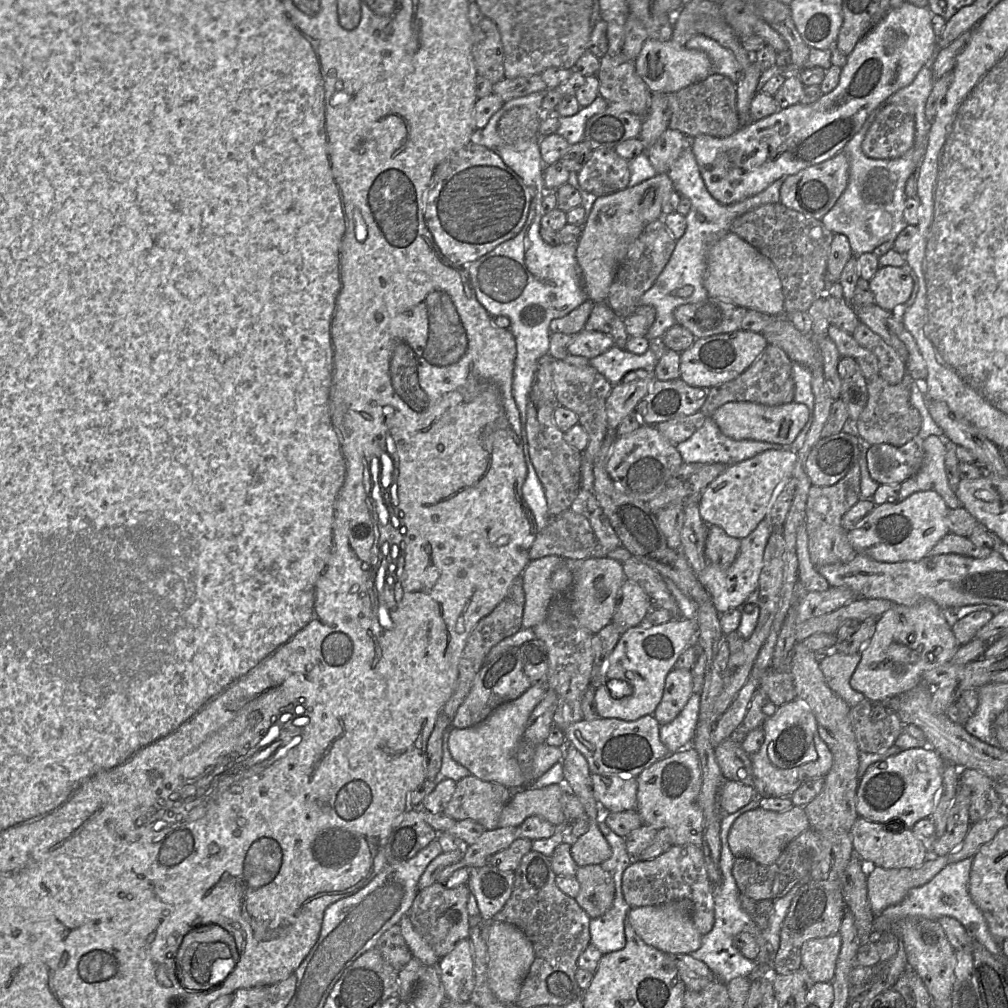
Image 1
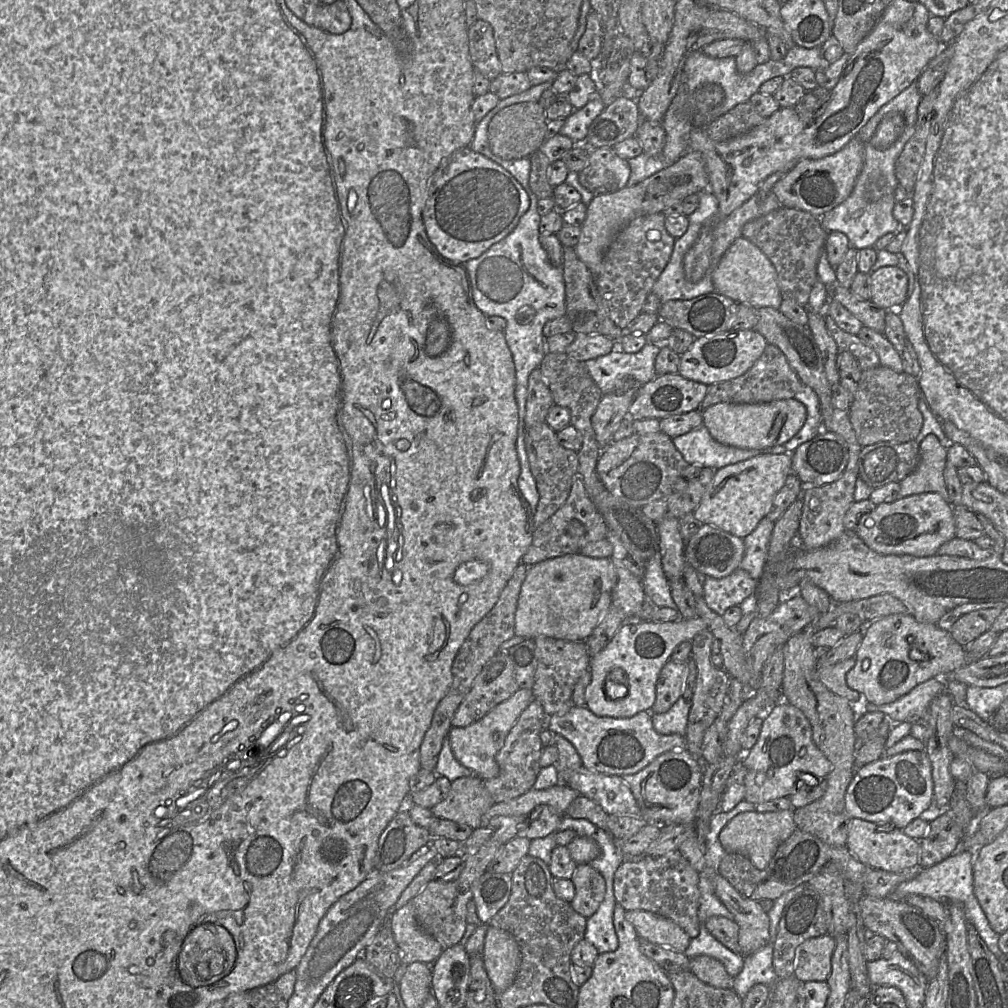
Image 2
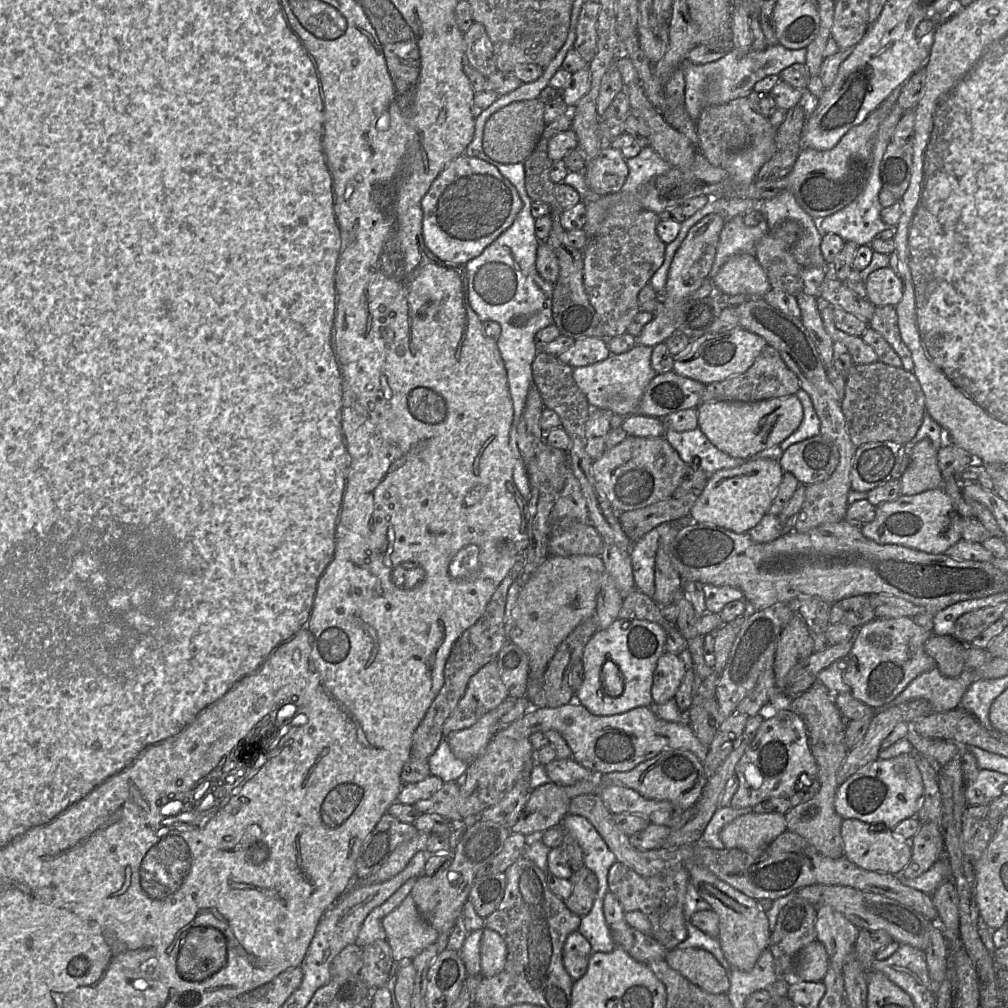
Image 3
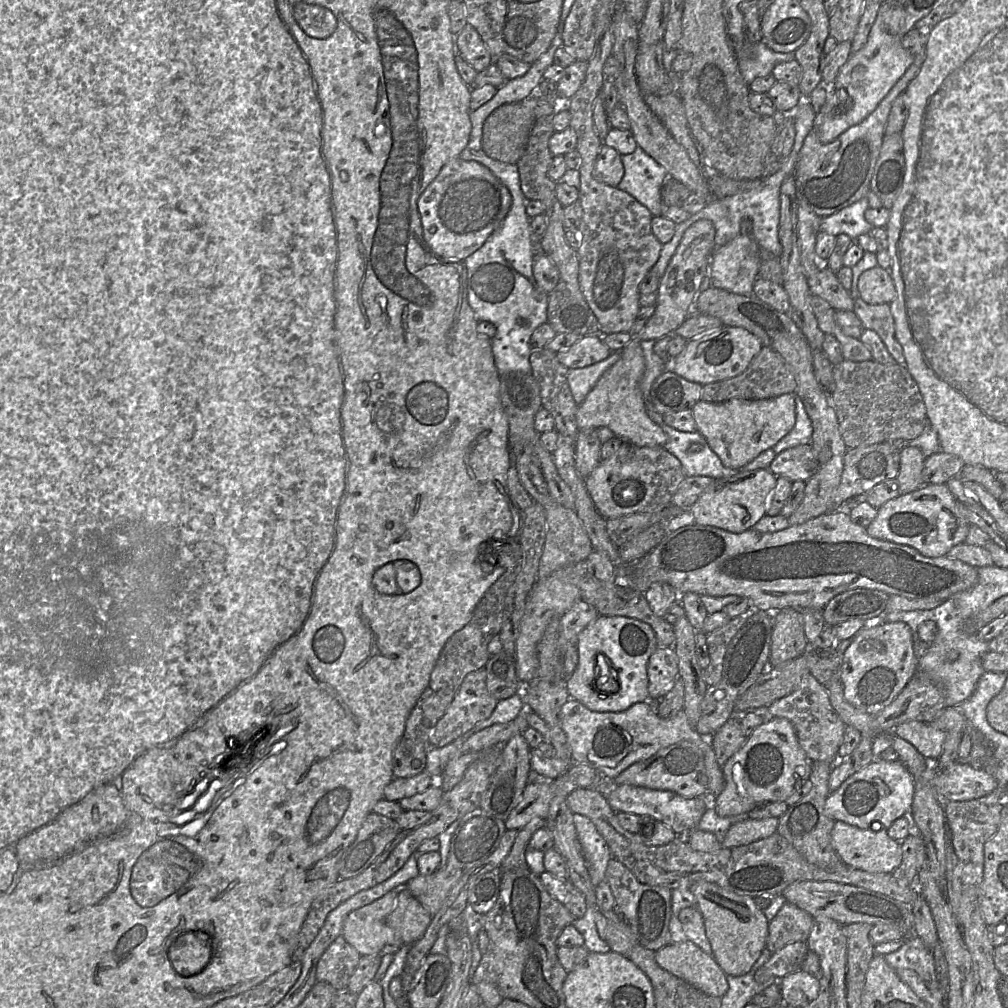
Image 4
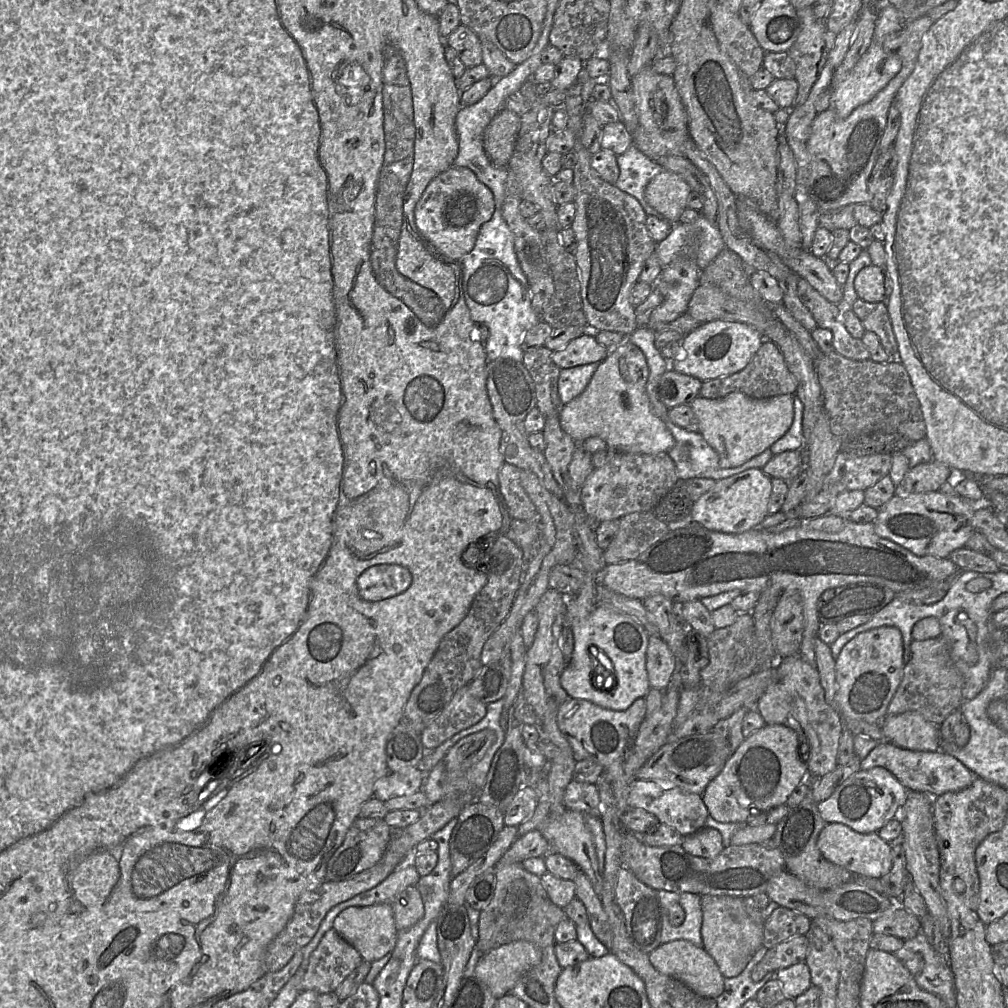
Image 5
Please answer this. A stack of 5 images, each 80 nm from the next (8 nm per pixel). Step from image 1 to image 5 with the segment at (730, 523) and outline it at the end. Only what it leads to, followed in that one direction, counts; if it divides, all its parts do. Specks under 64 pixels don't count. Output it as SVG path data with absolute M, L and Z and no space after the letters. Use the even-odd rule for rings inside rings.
M750 468L716 481L709 491L694 502L690 515L694 521L710 531L740 534L758 527L769 514L771 490L772 478L761 469Z

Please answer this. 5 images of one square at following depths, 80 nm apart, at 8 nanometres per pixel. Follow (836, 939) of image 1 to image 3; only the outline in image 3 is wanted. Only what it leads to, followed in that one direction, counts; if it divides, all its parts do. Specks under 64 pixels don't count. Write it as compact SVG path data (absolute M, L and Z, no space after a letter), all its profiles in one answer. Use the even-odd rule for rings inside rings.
M814 940L804 946L797 956L794 977L806 982L819 982L825 977L829 968L829 957L825 946Z

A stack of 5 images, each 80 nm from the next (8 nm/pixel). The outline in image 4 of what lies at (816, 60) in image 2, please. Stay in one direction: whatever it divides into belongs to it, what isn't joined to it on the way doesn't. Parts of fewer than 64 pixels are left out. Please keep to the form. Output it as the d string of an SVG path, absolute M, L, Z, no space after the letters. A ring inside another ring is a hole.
M764 42L753 43L750 57L737 56L740 73L749 86L754 79L772 74L777 64L794 59L794 52L776 52Z

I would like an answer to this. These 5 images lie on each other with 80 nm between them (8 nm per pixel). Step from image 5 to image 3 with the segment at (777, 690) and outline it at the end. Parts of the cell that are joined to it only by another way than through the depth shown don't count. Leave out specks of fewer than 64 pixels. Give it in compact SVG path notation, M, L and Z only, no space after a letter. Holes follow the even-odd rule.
M819 680L802 694L789 698L787 707L804 721L809 741L844 740L847 721L835 704L834 694Z

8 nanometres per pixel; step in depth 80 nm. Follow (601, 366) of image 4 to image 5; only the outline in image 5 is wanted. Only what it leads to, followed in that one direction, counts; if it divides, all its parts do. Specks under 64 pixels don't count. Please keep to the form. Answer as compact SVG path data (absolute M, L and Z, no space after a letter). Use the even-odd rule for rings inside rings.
M600 362L561 369L558 379L558 394L565 405L580 395L589 384Z

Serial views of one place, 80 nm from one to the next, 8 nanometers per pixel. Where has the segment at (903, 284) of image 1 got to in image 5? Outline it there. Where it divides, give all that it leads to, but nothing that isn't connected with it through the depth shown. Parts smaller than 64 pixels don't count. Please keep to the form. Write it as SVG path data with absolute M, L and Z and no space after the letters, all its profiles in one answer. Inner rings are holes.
M871 264L858 272L854 288L859 299L866 302L887 303L892 291L892 282L884 268Z

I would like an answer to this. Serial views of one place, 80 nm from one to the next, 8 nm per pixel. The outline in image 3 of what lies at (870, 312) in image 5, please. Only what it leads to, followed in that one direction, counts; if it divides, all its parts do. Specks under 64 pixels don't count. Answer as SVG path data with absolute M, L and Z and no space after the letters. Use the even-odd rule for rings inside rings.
M877 306L868 326L879 332L899 355L902 368L913 372L914 362L912 354L903 342L898 326L898 317L894 306Z

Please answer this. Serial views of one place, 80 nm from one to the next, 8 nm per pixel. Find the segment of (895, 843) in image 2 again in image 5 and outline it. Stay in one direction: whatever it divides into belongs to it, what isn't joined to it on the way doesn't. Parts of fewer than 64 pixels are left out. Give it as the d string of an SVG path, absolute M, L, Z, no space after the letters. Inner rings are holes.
M828 823L819 834L817 846L827 860L845 868L854 876L881 878L892 867L891 844L877 832L859 833L845 824Z

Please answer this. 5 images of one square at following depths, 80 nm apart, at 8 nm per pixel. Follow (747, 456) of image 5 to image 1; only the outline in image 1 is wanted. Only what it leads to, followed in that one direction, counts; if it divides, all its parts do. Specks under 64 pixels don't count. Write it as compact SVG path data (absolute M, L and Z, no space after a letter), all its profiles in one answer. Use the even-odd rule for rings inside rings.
M749 401L728 402L712 415L720 431L734 440L756 440L790 445L809 419L809 410L803 403L790 402L783 405L767 406Z

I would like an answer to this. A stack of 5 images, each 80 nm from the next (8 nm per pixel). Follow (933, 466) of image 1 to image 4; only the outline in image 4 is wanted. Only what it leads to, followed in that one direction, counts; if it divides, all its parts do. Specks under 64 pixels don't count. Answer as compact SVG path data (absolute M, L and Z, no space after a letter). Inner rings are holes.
M905 446L900 451L899 473L896 478L901 495L911 493L923 486L922 471L926 457L913 446Z

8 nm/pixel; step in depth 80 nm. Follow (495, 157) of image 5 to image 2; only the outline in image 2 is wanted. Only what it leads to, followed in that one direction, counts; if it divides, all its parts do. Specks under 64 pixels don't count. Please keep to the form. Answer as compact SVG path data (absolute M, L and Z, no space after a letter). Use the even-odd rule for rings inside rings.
M538 101L518 102L504 107L494 115L488 125L489 147L494 155L504 160L529 157L547 138L545 109Z

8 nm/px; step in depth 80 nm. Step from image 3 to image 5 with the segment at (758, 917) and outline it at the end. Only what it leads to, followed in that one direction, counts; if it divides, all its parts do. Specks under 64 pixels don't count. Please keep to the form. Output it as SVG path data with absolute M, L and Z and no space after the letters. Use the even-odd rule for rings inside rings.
M701 895L703 920L701 937L703 949L714 959L724 977L738 976L746 968L758 949L763 945L764 926L752 920L745 911L744 897L726 895Z

